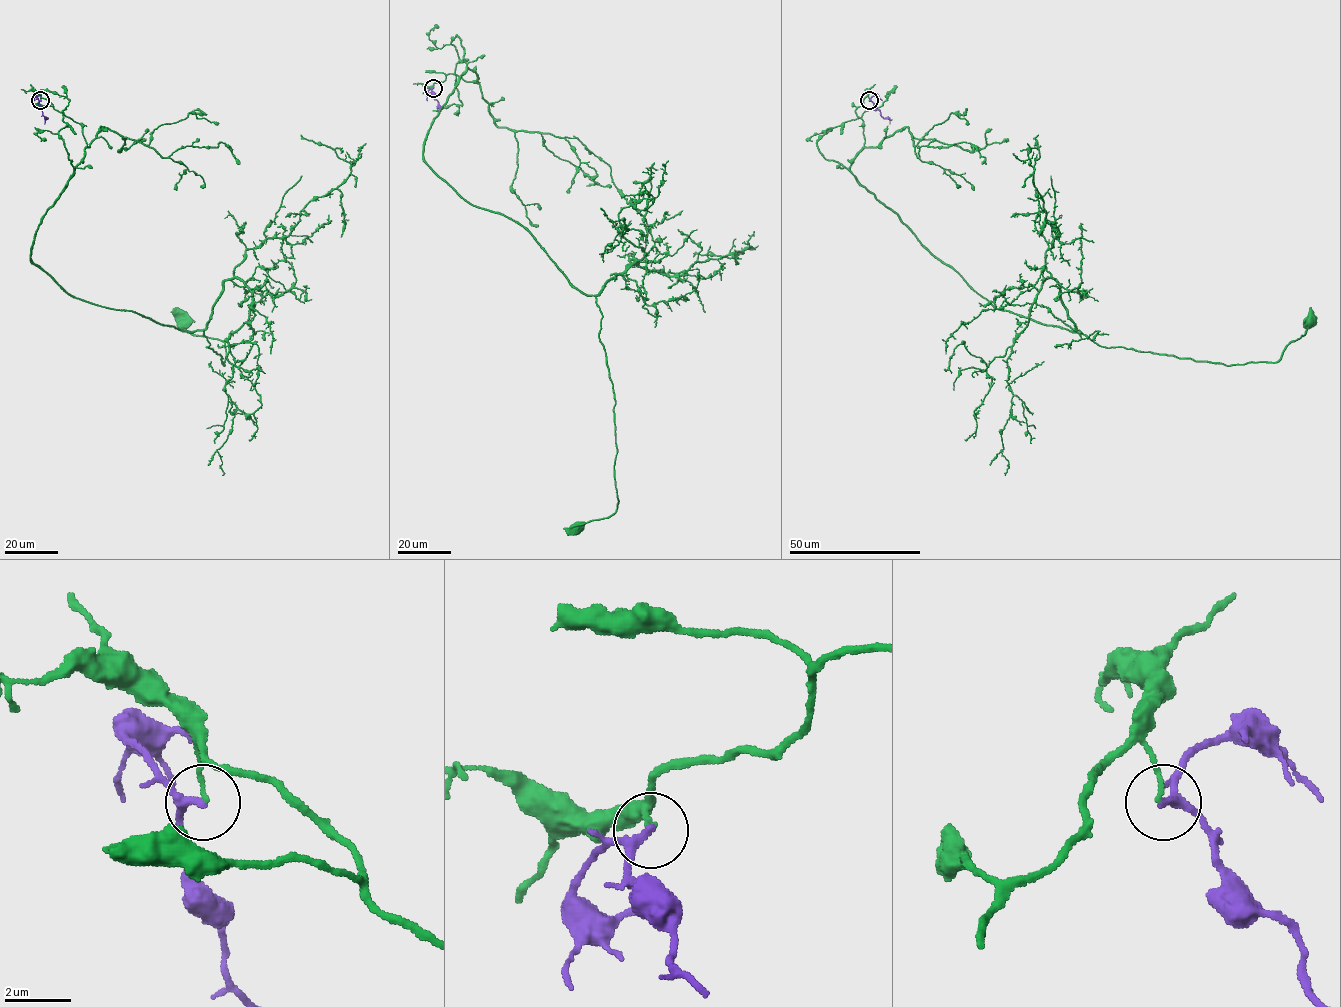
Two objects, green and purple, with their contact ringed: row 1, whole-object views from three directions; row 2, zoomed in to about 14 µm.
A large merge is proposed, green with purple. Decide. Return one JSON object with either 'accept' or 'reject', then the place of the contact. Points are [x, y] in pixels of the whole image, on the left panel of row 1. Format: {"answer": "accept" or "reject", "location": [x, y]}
{"answer": "reject", "location": [40, 100]}

